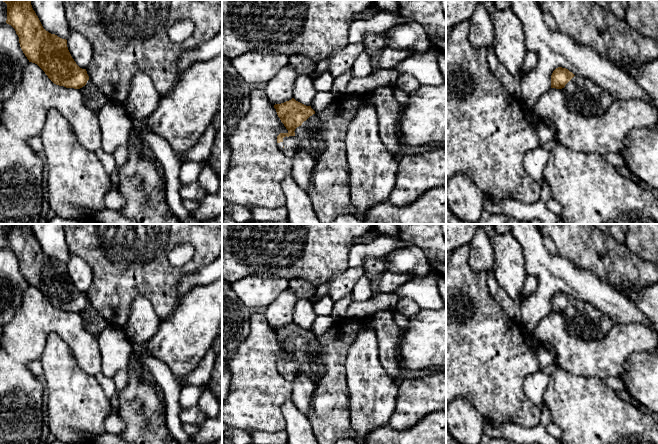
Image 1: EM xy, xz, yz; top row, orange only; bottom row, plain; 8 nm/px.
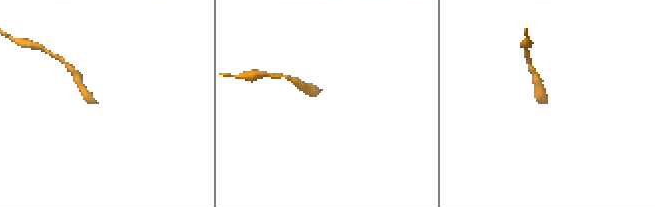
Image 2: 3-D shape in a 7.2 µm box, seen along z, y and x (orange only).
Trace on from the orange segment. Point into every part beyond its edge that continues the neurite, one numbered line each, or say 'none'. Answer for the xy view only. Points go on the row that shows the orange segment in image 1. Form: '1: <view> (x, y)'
1: xy (95, 99)

